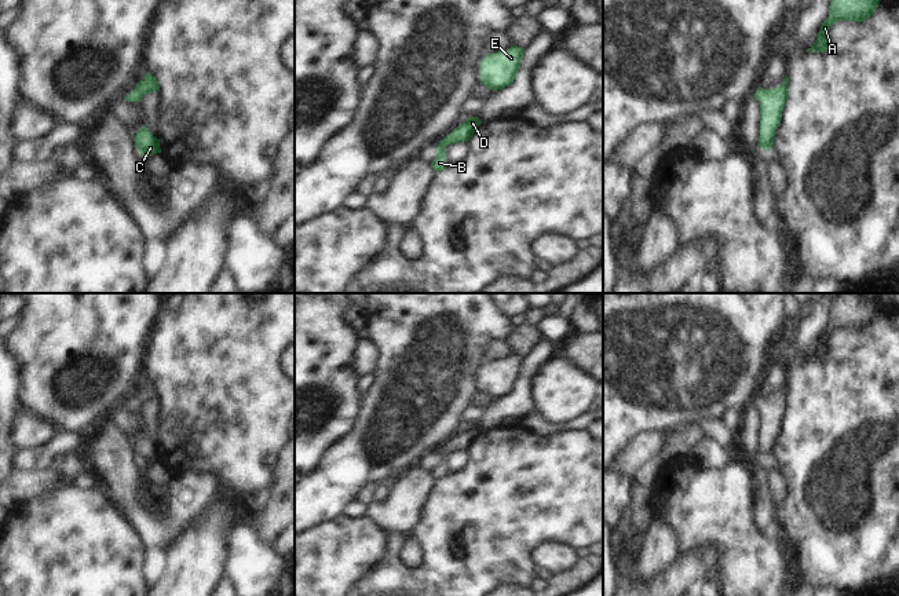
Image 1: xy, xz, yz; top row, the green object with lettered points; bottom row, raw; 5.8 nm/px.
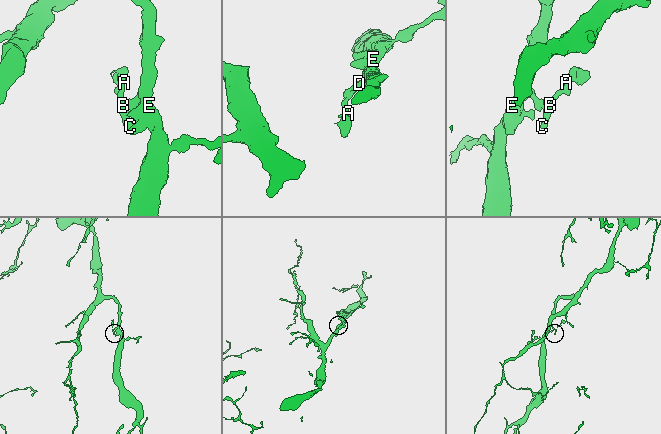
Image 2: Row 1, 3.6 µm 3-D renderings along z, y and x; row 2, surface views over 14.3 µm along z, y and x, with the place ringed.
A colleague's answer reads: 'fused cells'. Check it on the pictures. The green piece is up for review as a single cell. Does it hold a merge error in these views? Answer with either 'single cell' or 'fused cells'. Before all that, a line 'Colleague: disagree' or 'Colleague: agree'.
Colleague: disagree
single cell

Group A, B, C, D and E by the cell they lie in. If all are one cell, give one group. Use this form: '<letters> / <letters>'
A B C D E

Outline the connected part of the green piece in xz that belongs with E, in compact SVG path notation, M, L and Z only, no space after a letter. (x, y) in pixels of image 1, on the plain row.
M514 354L480 369L480 392L490 398L509 395L520 377L525 356Z

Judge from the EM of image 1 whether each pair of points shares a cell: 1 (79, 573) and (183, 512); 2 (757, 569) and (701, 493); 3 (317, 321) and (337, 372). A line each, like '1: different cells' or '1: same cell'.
1: different cells
2: same cell
3: same cell

